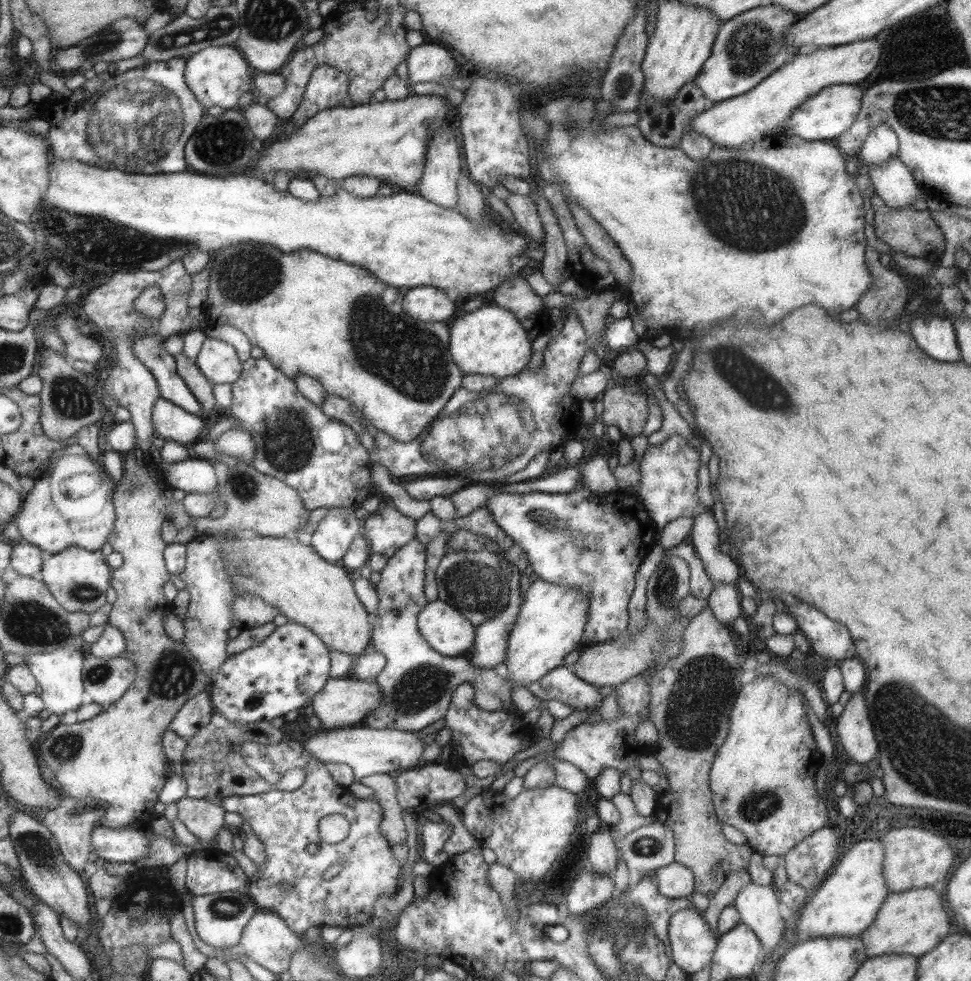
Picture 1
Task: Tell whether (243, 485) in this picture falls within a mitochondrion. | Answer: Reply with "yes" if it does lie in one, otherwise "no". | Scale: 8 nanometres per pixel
yes

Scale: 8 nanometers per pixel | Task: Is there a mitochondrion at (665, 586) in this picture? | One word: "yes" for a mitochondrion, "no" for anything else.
yes

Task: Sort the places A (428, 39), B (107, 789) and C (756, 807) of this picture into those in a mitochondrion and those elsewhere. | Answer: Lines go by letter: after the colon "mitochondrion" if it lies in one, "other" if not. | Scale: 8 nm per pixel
A: other
B: other
C: mitochondrion

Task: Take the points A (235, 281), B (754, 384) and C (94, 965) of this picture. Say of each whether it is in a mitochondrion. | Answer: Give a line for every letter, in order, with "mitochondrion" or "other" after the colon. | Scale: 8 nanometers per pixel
A: mitochondrion
B: mitochondrion
C: other

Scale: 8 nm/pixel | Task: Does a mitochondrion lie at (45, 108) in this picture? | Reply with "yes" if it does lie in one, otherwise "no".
no

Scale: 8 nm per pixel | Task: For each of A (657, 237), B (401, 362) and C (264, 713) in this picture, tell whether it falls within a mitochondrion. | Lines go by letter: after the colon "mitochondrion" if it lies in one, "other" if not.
A: other
B: mitochondrion
C: other

